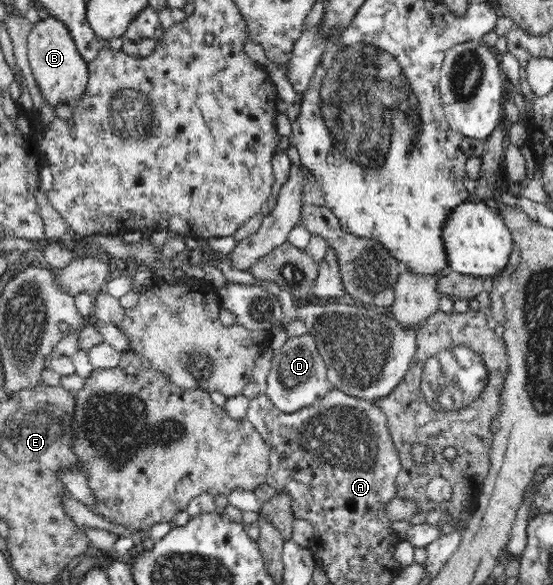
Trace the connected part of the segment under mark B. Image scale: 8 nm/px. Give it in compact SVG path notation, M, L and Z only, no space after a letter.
M49 16L33 24L28 36L28 61L43 98L53 109L57 104L69 104L73 109L82 100L90 77L88 62L60 20Z

